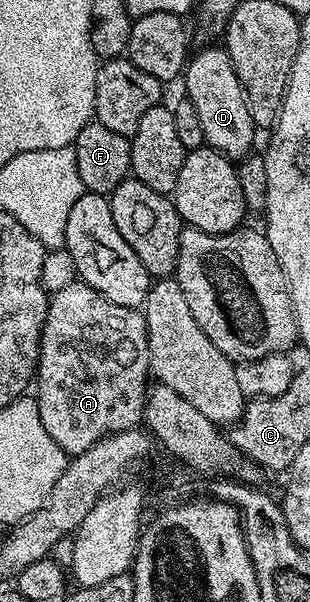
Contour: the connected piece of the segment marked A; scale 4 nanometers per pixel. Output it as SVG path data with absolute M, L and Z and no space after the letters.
M82 281L65 285L65 289L50 296L43 322L43 336L39 339L37 402L49 437L53 437L53 441L57 441L57 445L61 445L69 457L85 453L93 449L97 441L138 428L144 422L143 410L147 404L147 379L150 375L147 322L142 310L113 305L113 301Z

